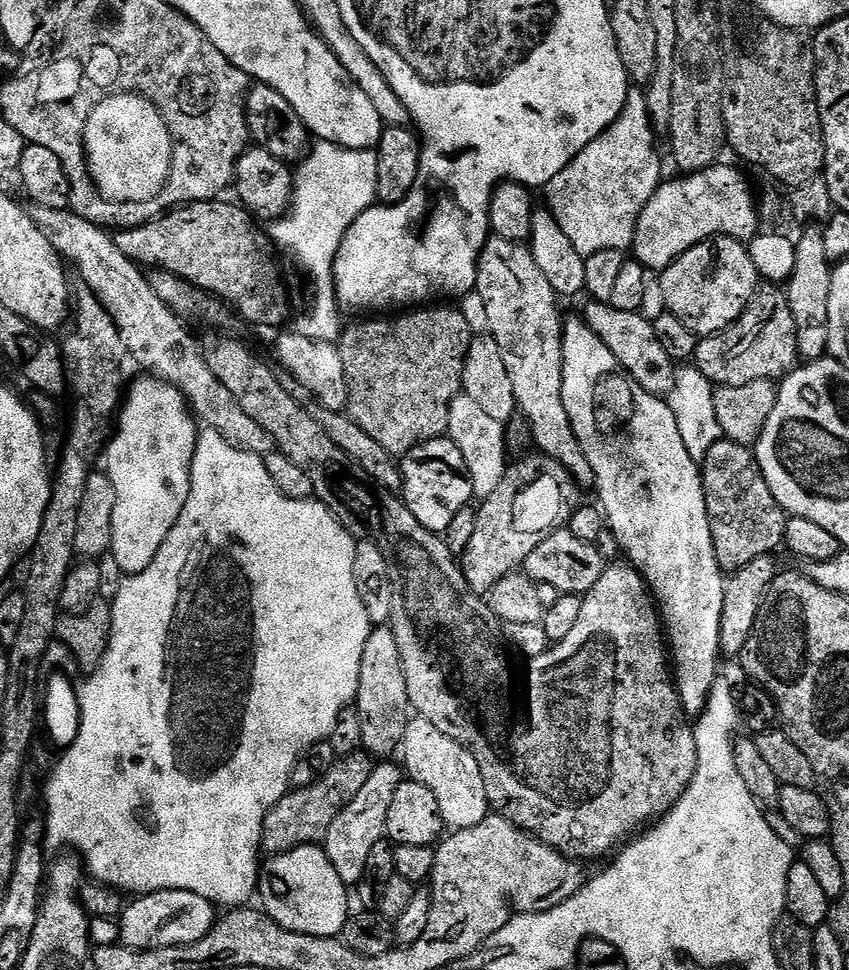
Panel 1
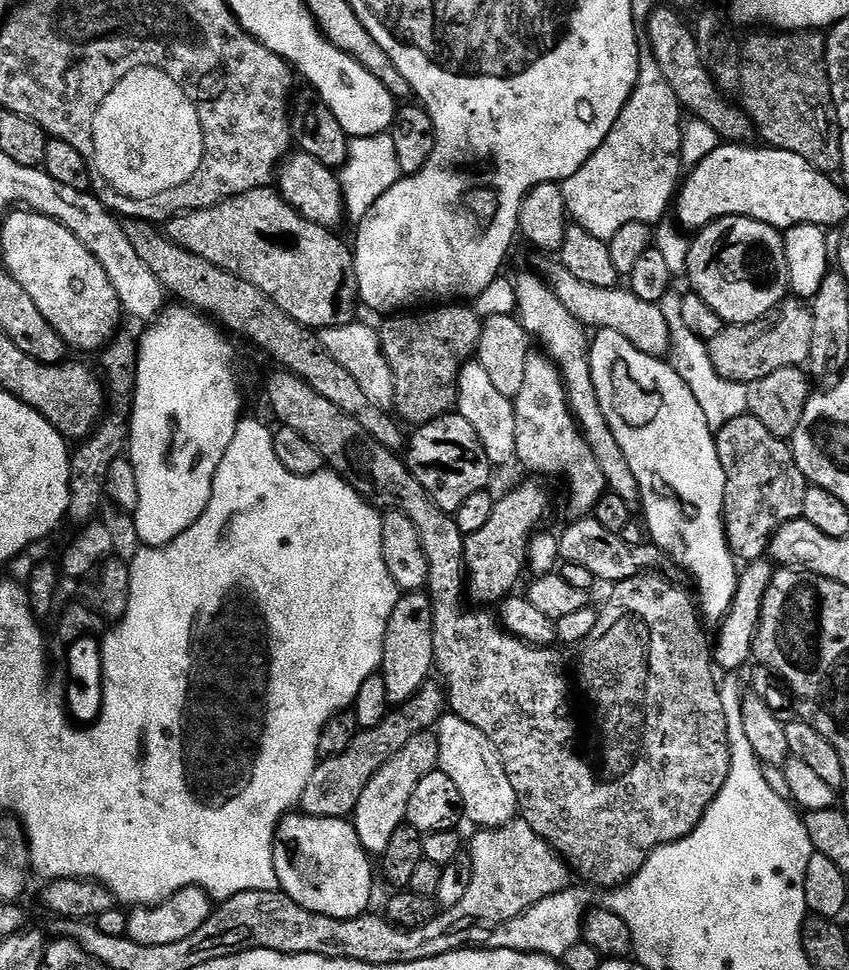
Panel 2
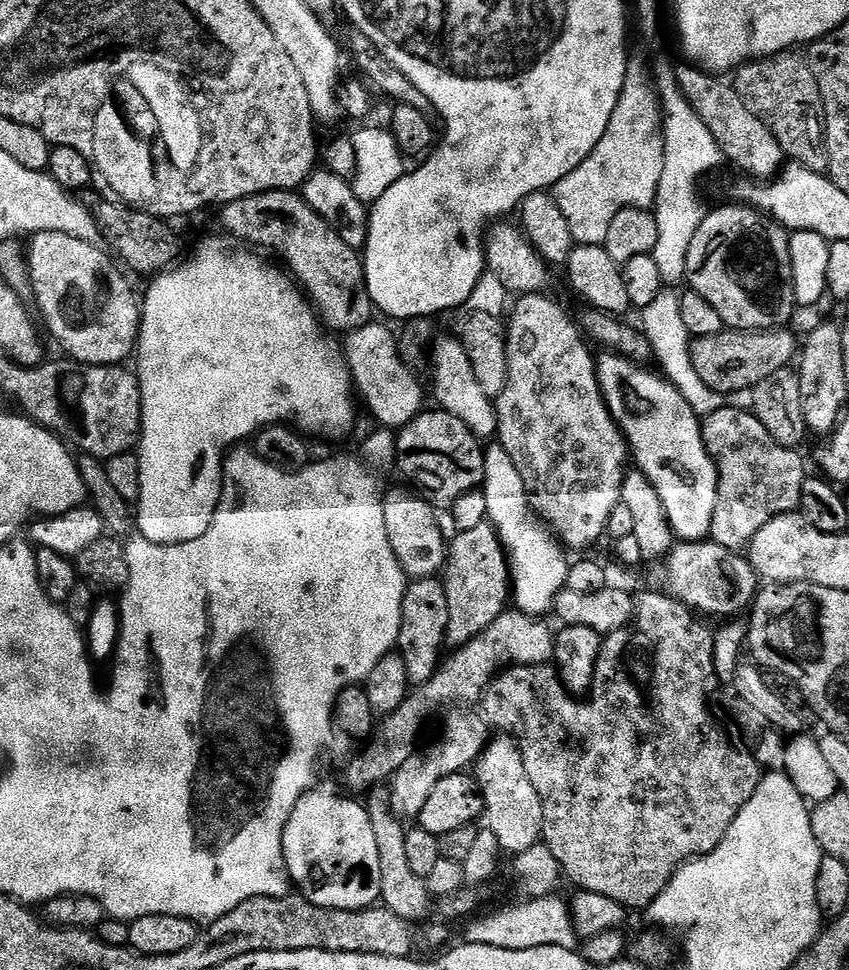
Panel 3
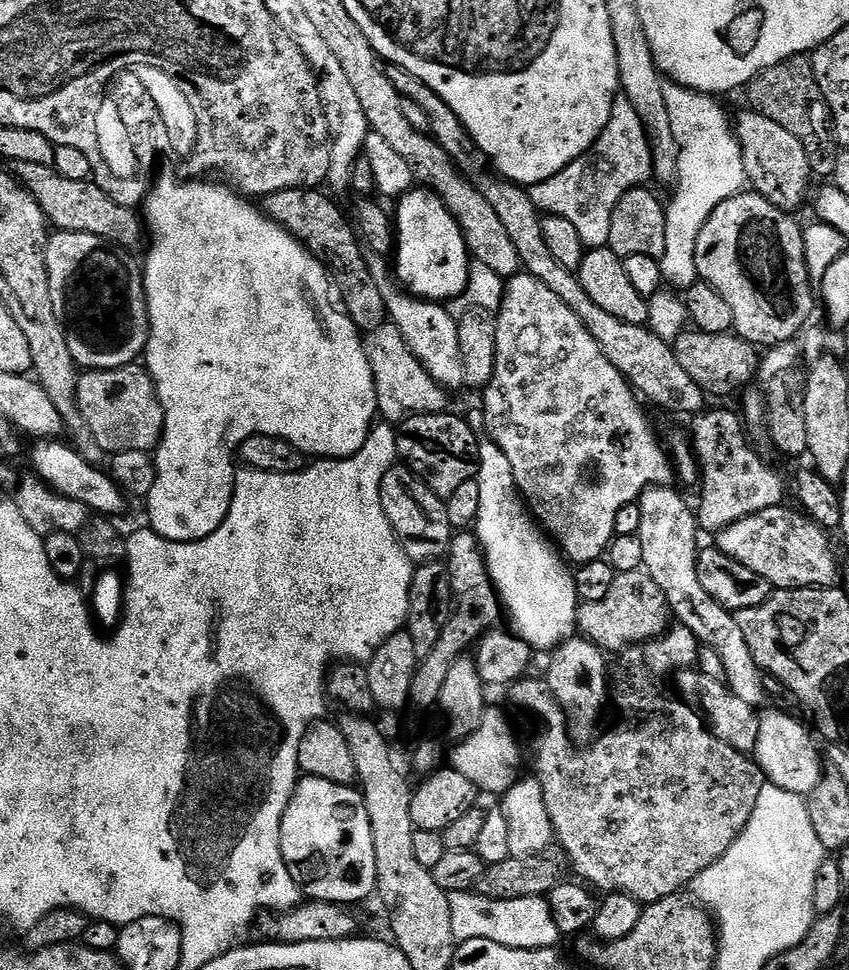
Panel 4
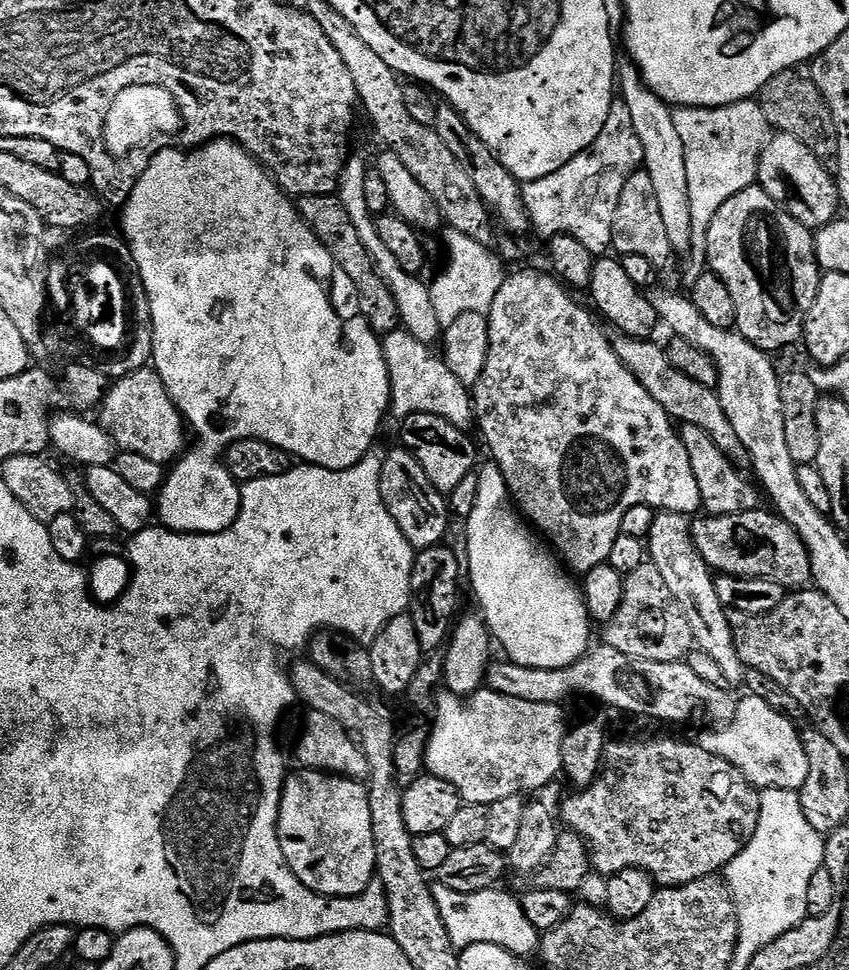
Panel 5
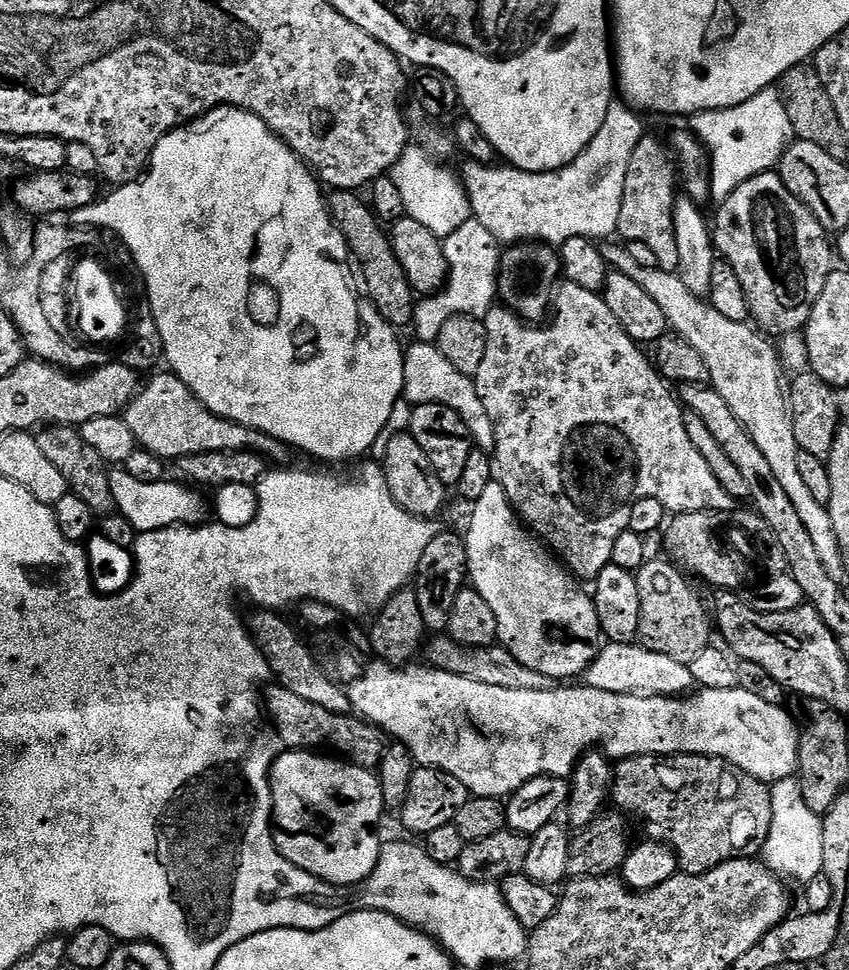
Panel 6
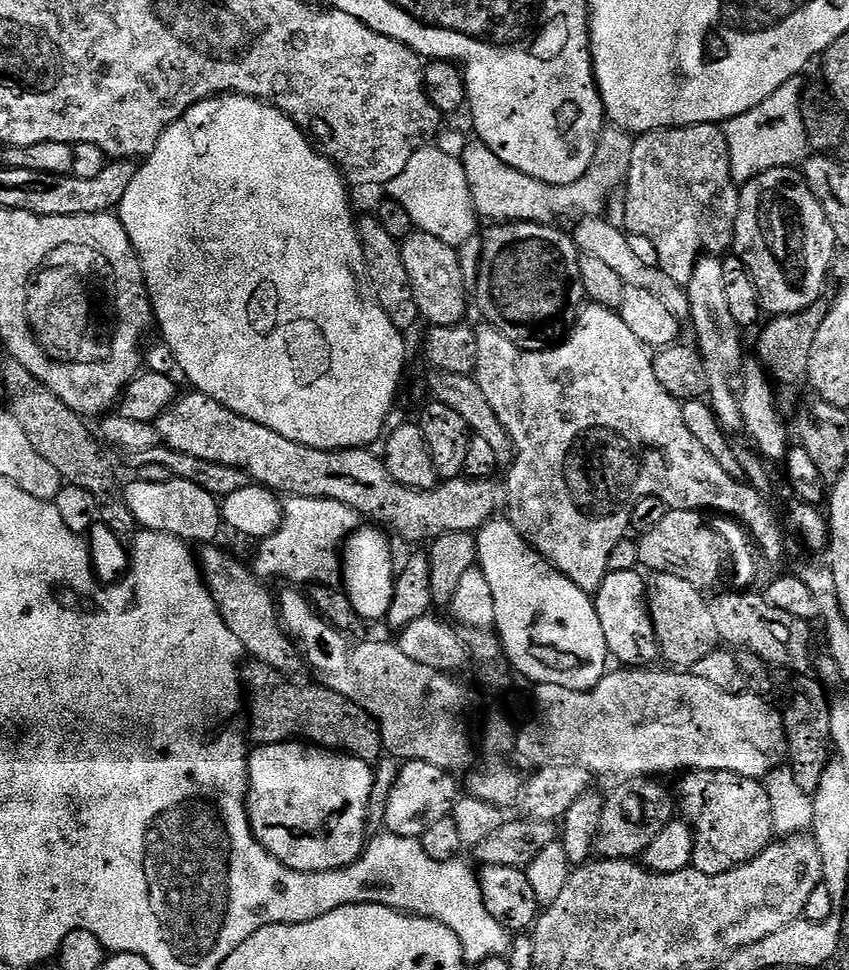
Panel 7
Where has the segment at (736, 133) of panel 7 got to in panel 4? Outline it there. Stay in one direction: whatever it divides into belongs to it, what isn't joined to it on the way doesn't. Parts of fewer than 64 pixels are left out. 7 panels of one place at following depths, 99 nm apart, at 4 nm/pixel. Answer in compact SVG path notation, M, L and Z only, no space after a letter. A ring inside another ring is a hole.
M664 82L662 86L662 99L666 102L666 111L670 114L670 130L676 139L676 179L674 187L676 193L672 201L667 201L664 221L666 222L666 250L660 259L660 269L664 275L664 284L672 290L683 290L697 283L696 274L696 247L698 246L698 234L702 226L714 214L714 210L722 202L726 202L731 196L737 196L745 187L746 181L743 175L732 169L734 164L734 130L728 123L722 109L715 104L713 97L707 92L695 92L689 88L683 88L681 84Z

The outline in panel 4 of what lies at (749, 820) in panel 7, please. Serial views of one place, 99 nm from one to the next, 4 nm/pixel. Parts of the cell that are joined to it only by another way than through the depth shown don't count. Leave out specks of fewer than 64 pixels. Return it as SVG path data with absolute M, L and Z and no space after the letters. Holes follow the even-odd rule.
M524 678L524 688L513 683L510 694L513 702L520 707L520 710L527 713L532 708L540 708L540 712L544 712L544 716L548 716L548 720L552 720L552 728L548 728L548 736L538 736L535 741L536 768L540 771L538 779L542 786L542 794L546 798L546 811L550 814L552 835L559 851L566 857L570 868L573 868L581 876L577 877L593 889L601 888L601 893L621 892L634 897L641 906L647 906L687 889L696 876L702 874L708 867L714 866L718 862L718 858L722 858L722 854L726 854L726 850L730 850L731 844L738 838L738 834L744 829L746 822L751 817L755 803L758 802L759 791L766 783L760 765L756 763L755 759L726 746L726 742L718 739L708 725L700 728L700 723L705 721L704 717L696 720L700 713L697 712L696 715L692 716L696 709L690 704L685 704L680 708L684 702L683 699L679 699L676 704L652 704L652 712L644 712L644 716L636 716L636 720L632 720L632 724L628 724L628 728L621 728L617 723L611 732L605 731L594 743L581 750L573 744L572 737L568 735L564 712L558 706L554 694L548 689L547 683L543 679Z

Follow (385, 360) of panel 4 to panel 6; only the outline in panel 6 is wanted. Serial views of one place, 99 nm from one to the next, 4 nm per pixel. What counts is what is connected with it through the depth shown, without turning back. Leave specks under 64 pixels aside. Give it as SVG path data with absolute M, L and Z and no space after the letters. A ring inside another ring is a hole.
M412 342L412 345L407 345L404 354L404 395L403 399L405 401L409 400L409 405L415 406L417 404L437 404L438 406L450 406L450 410L454 410L454 414L458 414L458 418L462 418L462 422L466 422L466 430L470 430L472 435L472 443L477 449L489 454L495 453L496 447L494 446L494 425L490 422L490 414L486 414L486 406L482 406L482 398L478 398L478 390L476 389L476 381L468 377L466 374L462 374L456 369L453 364L442 355L442 350L436 348L435 343L433 344L423 344L419 342Z

